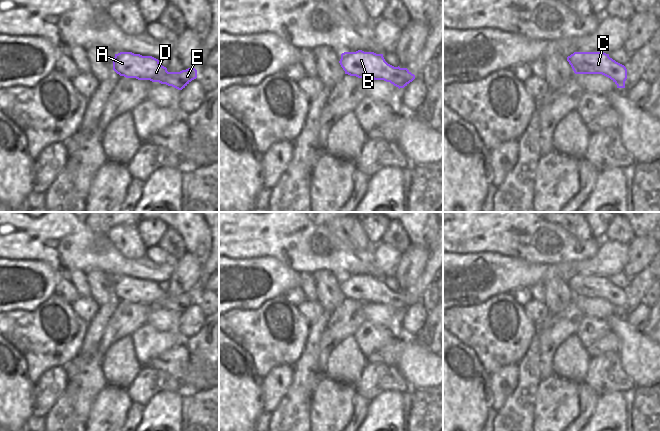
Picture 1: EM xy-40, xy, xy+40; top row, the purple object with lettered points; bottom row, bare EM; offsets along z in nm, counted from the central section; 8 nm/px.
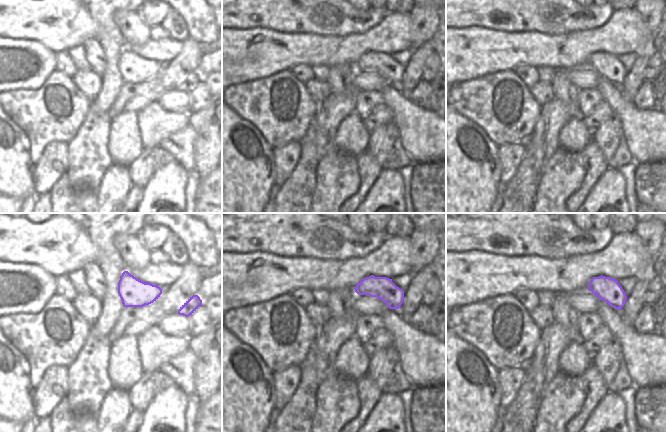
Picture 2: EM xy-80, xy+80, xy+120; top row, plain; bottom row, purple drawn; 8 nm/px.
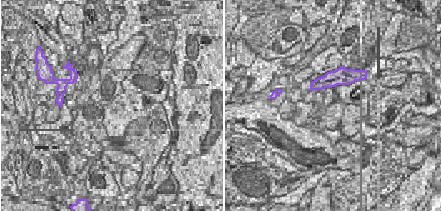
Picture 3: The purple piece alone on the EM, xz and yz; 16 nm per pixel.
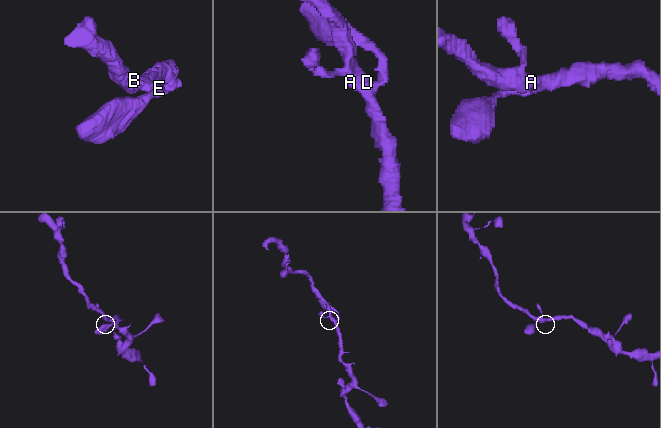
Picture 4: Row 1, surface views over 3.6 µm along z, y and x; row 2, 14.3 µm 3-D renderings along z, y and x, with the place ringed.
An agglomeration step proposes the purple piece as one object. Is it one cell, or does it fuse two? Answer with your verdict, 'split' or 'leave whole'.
leave whole

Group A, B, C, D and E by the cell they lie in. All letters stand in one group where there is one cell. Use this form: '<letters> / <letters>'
A B C D E

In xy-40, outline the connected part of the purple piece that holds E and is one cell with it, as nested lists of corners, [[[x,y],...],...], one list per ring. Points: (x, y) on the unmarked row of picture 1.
[[[132,276],[115,278],[113,294],[126,302],[159,306],[178,314],[182,314],[192,304],[197,302],[197,294],[195,292],[188,292],[180,296],[168,296],[167,292],[159,287],[158,283]]]

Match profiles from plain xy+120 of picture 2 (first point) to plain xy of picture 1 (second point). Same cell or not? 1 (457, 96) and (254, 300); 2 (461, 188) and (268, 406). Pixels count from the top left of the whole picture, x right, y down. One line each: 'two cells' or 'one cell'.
1: two cells
2: two cells

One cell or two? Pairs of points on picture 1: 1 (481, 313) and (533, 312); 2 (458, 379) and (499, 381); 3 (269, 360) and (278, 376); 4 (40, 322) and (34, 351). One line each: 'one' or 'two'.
1: two
2: two
3: two
4: one

